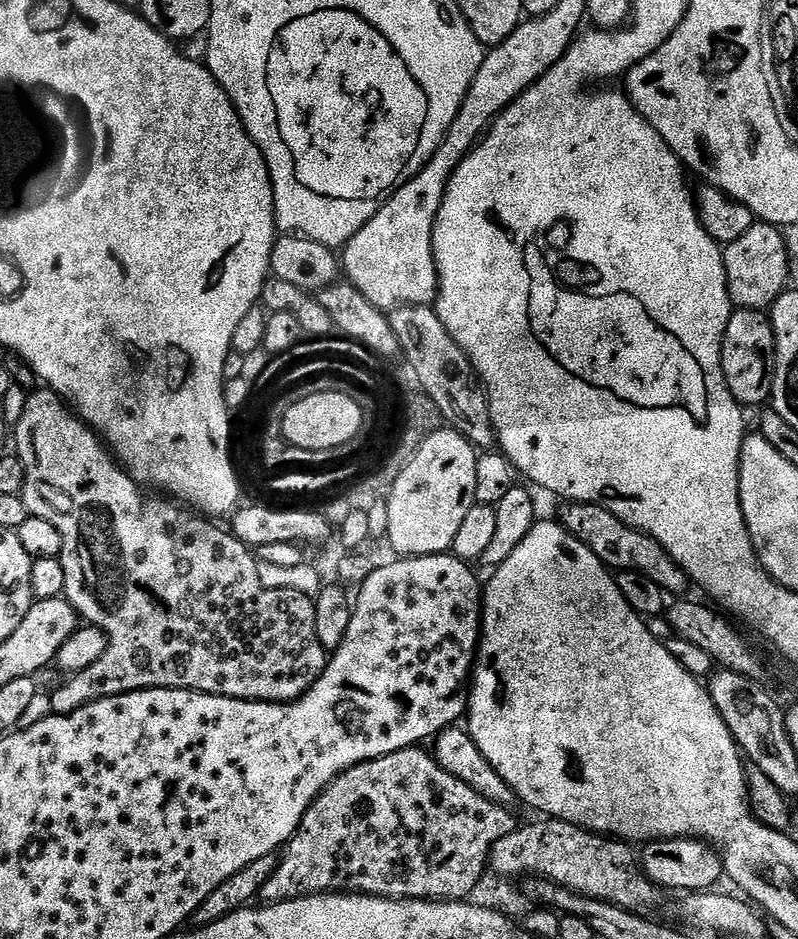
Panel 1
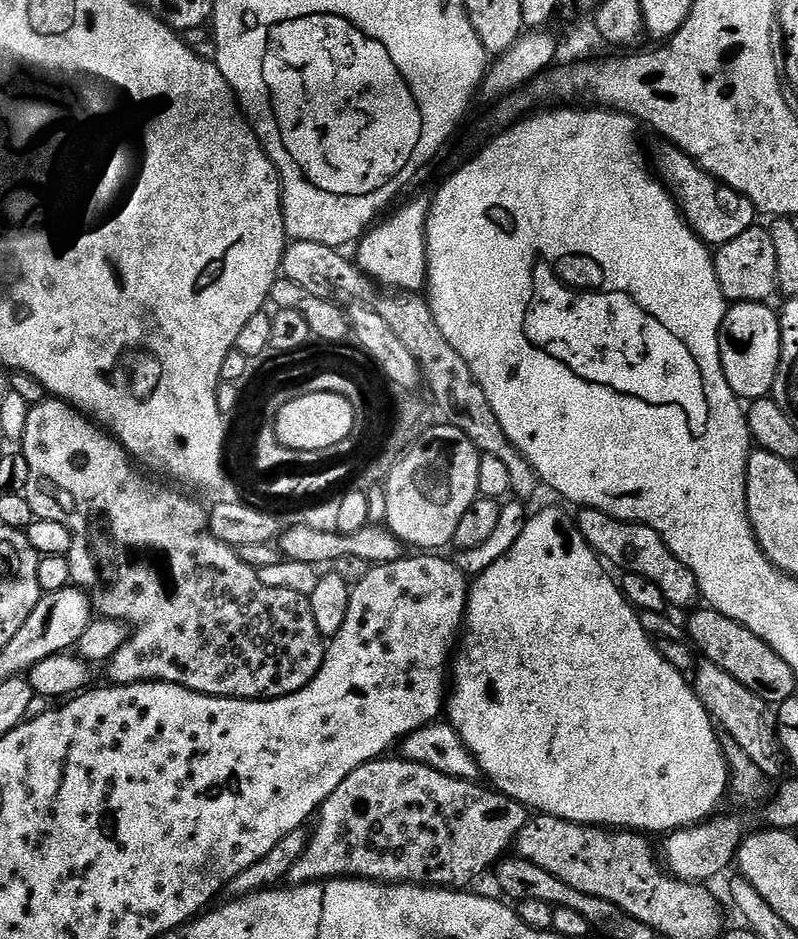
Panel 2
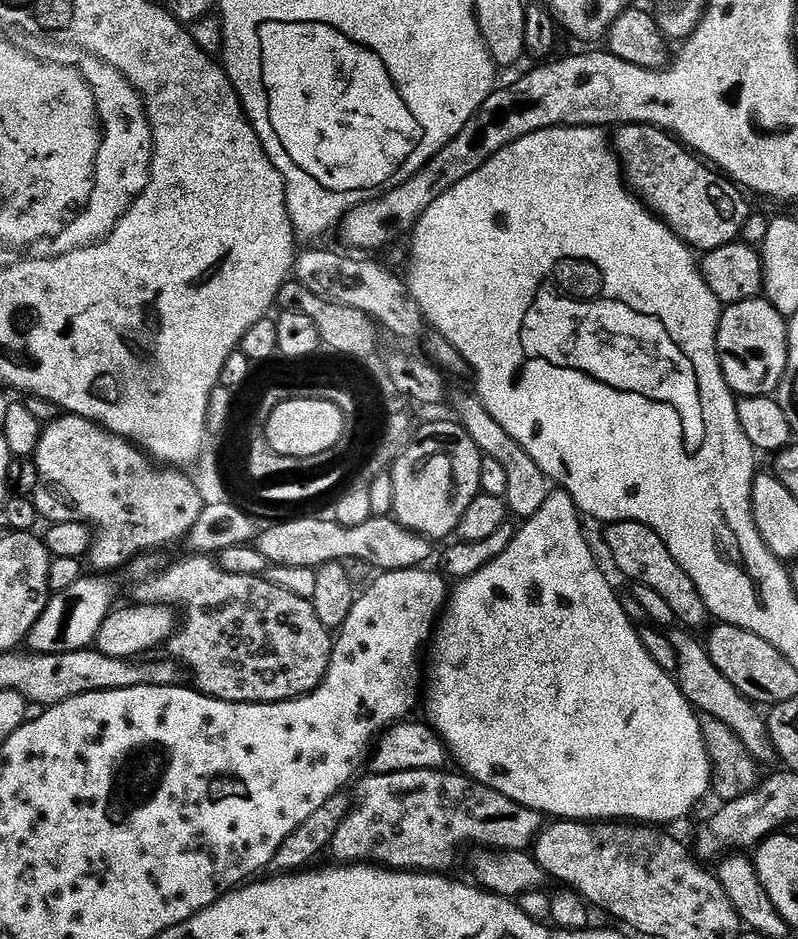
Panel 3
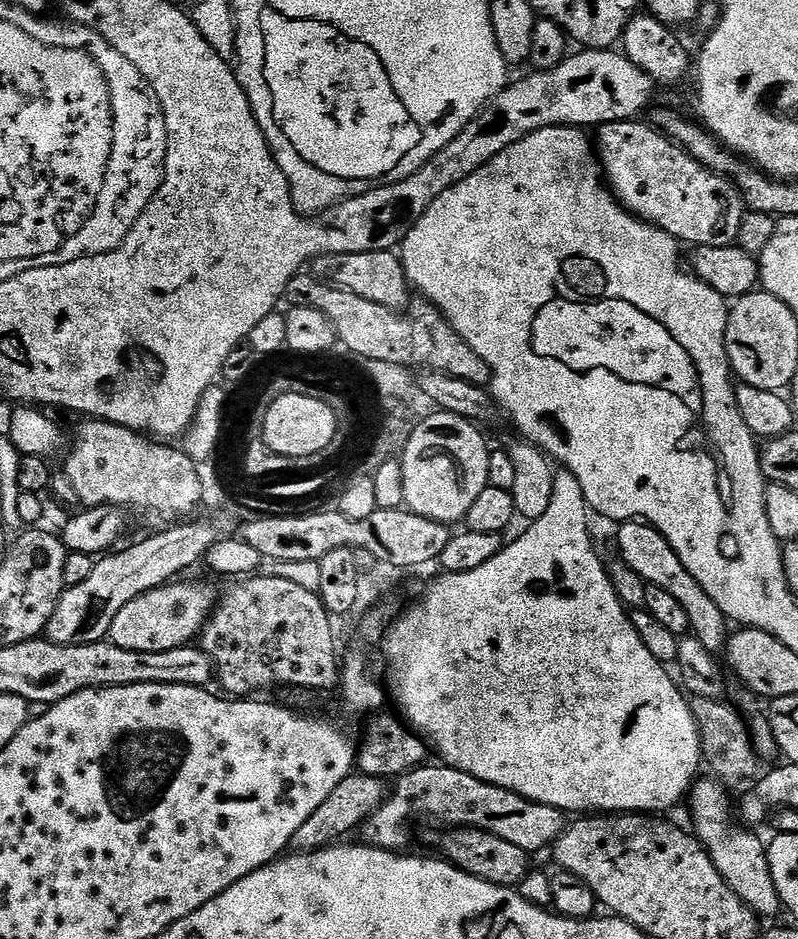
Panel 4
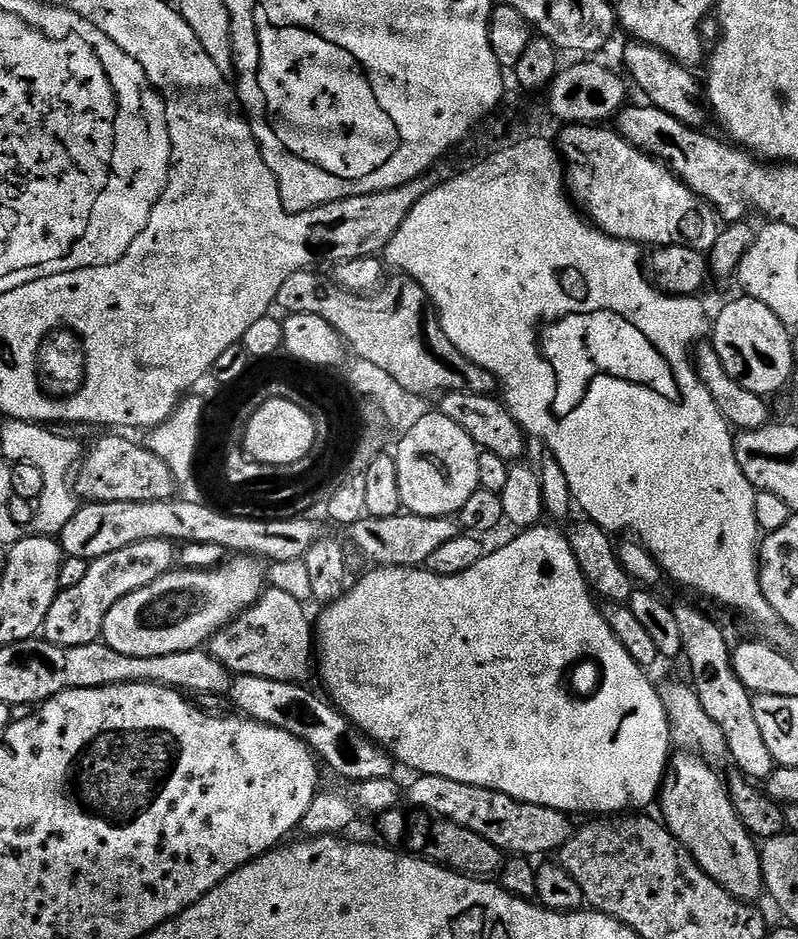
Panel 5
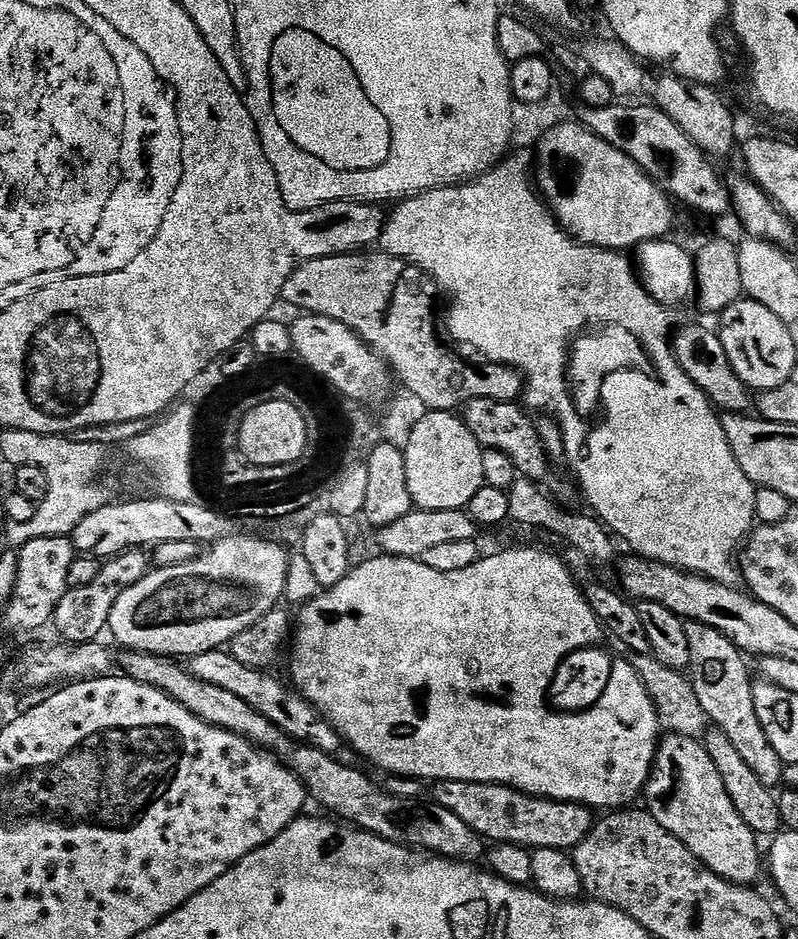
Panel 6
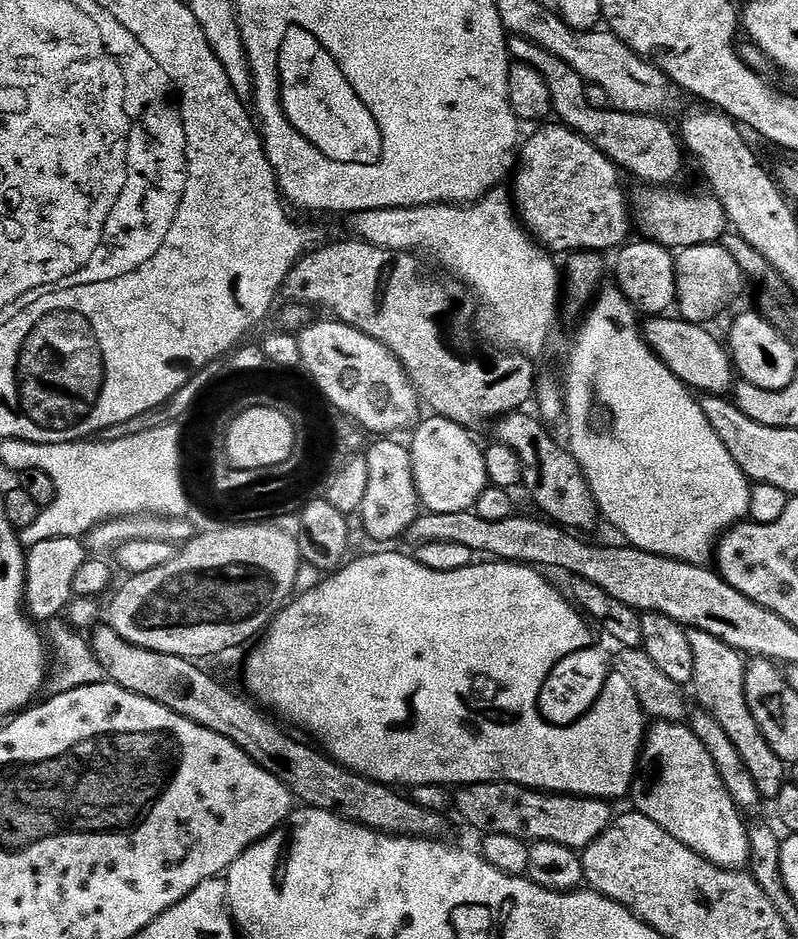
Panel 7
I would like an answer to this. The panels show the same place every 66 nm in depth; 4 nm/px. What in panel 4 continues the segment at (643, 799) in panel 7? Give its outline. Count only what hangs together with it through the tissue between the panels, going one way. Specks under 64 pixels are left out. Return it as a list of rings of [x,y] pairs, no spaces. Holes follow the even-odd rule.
[[[711,778],[697,779],[690,789],[690,801],[692,800],[692,828],[695,839],[699,841],[708,859],[716,867],[718,874],[730,886],[732,893],[736,895],[744,905],[752,912],[762,914],[772,908],[772,903],[777,903],[776,887],[772,884],[772,876],[766,867],[766,852],[760,844],[748,832],[739,832],[732,828],[728,821],[728,804],[724,801],[725,789],[721,788],[717,781]]]

